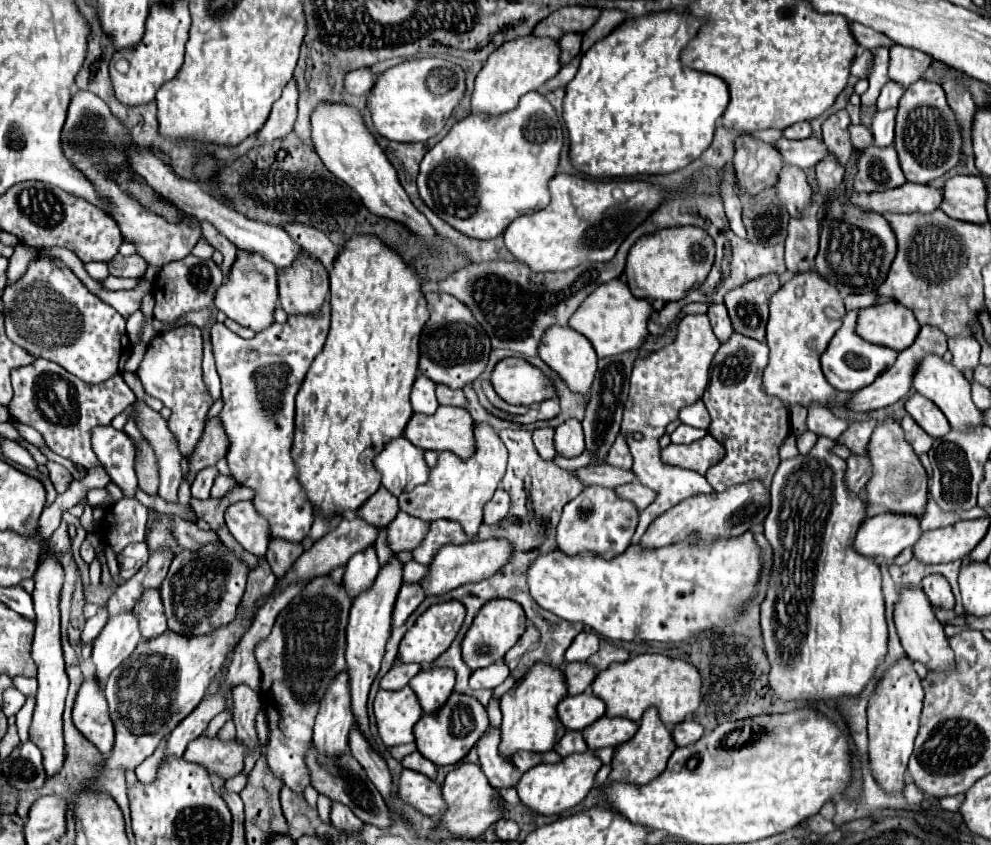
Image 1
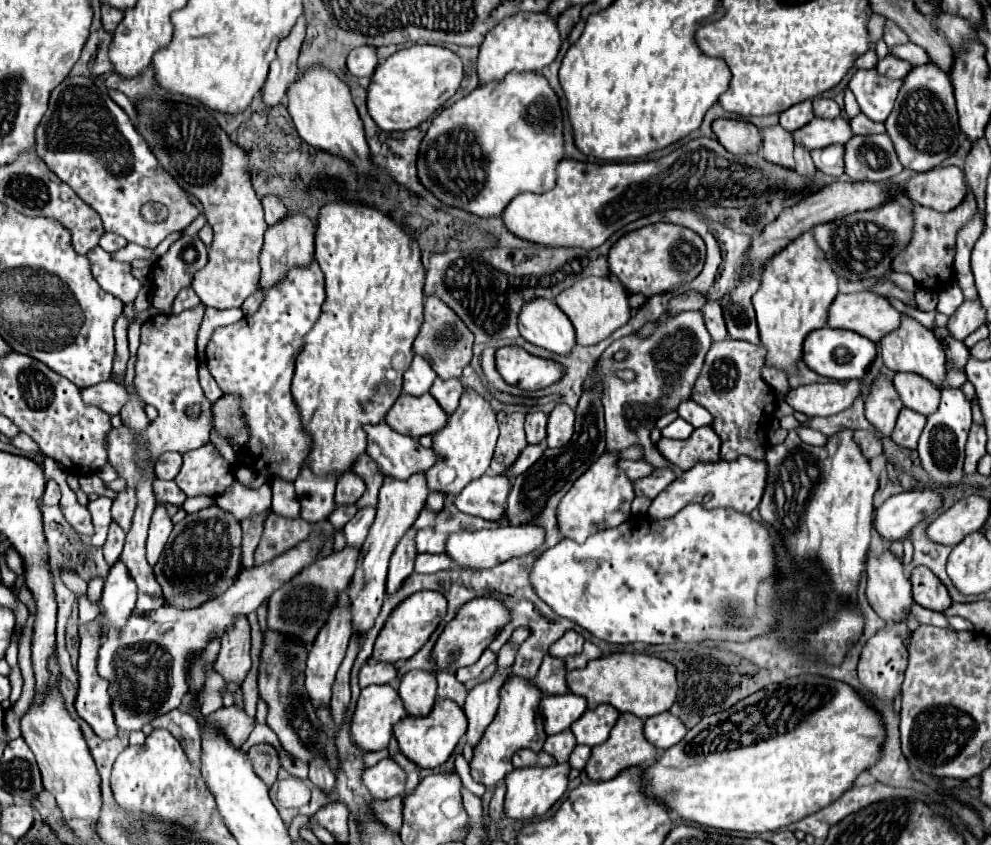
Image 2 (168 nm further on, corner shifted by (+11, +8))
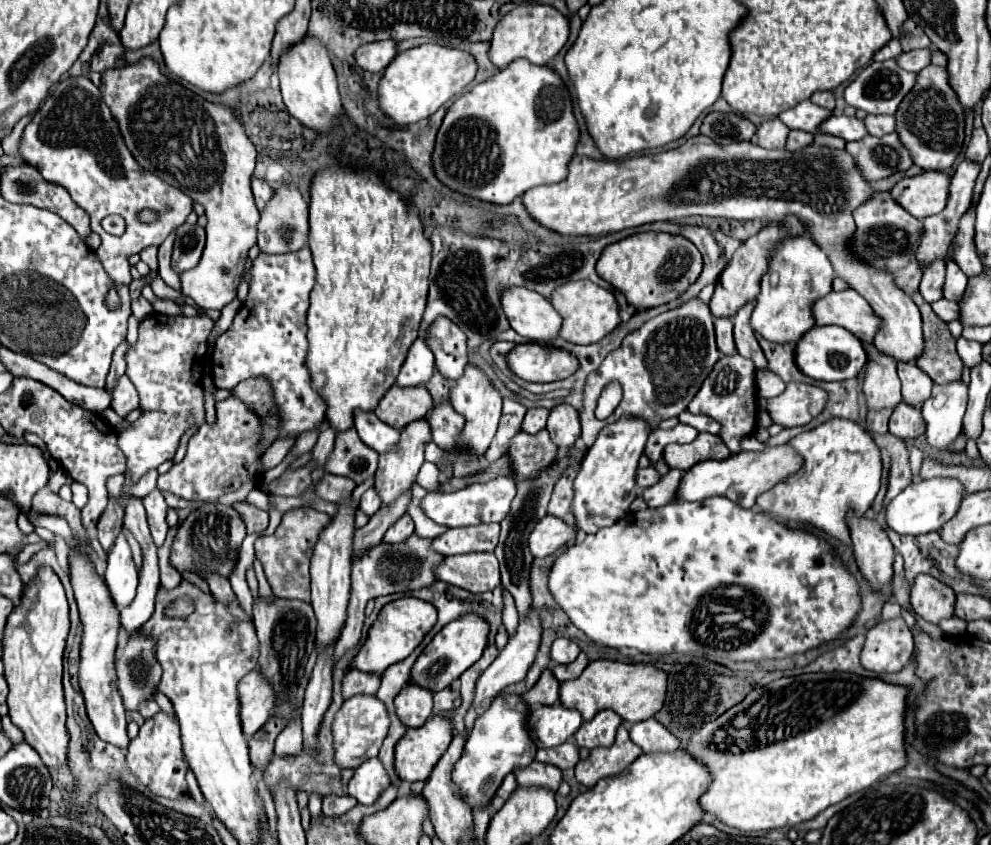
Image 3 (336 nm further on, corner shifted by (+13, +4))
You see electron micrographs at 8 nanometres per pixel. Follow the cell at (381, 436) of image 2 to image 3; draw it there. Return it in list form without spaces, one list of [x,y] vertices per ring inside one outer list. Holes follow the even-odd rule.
[[[354,411],[354,427],[360,439],[378,453],[386,453],[398,443],[400,431],[382,423],[372,411]]]

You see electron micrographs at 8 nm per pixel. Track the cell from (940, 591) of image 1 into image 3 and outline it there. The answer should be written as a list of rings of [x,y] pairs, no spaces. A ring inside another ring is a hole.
[[[918,575],[912,585],[912,609],[928,623],[954,615],[954,591],[930,575]]]

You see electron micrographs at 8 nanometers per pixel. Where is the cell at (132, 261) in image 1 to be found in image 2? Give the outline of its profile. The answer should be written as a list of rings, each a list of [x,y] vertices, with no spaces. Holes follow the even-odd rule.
[[[128,243],[126,247],[122,247],[120,251],[112,253],[112,259],[120,261],[120,263],[132,263],[134,259],[148,259],[148,261],[156,261],[154,253],[148,251],[146,247],[140,247],[140,245],[132,245]]]

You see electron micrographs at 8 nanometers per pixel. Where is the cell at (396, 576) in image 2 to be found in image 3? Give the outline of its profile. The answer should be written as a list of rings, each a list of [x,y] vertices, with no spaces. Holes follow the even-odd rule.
[[[404,513],[384,535],[384,543],[400,543],[406,541],[414,533],[414,521],[408,513]]]

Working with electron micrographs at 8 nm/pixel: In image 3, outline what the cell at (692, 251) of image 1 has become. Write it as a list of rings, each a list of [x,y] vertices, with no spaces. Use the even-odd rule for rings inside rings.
[[[648,231],[608,245],[596,263],[596,271],[604,281],[624,293],[630,305],[642,311],[678,299],[700,277],[702,255],[682,235]]]

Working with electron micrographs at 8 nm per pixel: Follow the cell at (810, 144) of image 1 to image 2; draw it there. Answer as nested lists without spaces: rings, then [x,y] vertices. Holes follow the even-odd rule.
[[[838,117],[838,119],[812,119],[808,125],[804,125],[802,129],[796,129],[792,133],[794,143],[814,151],[814,149],[822,149],[828,147],[832,143],[846,143],[852,137],[852,131],[848,127],[848,119]]]

